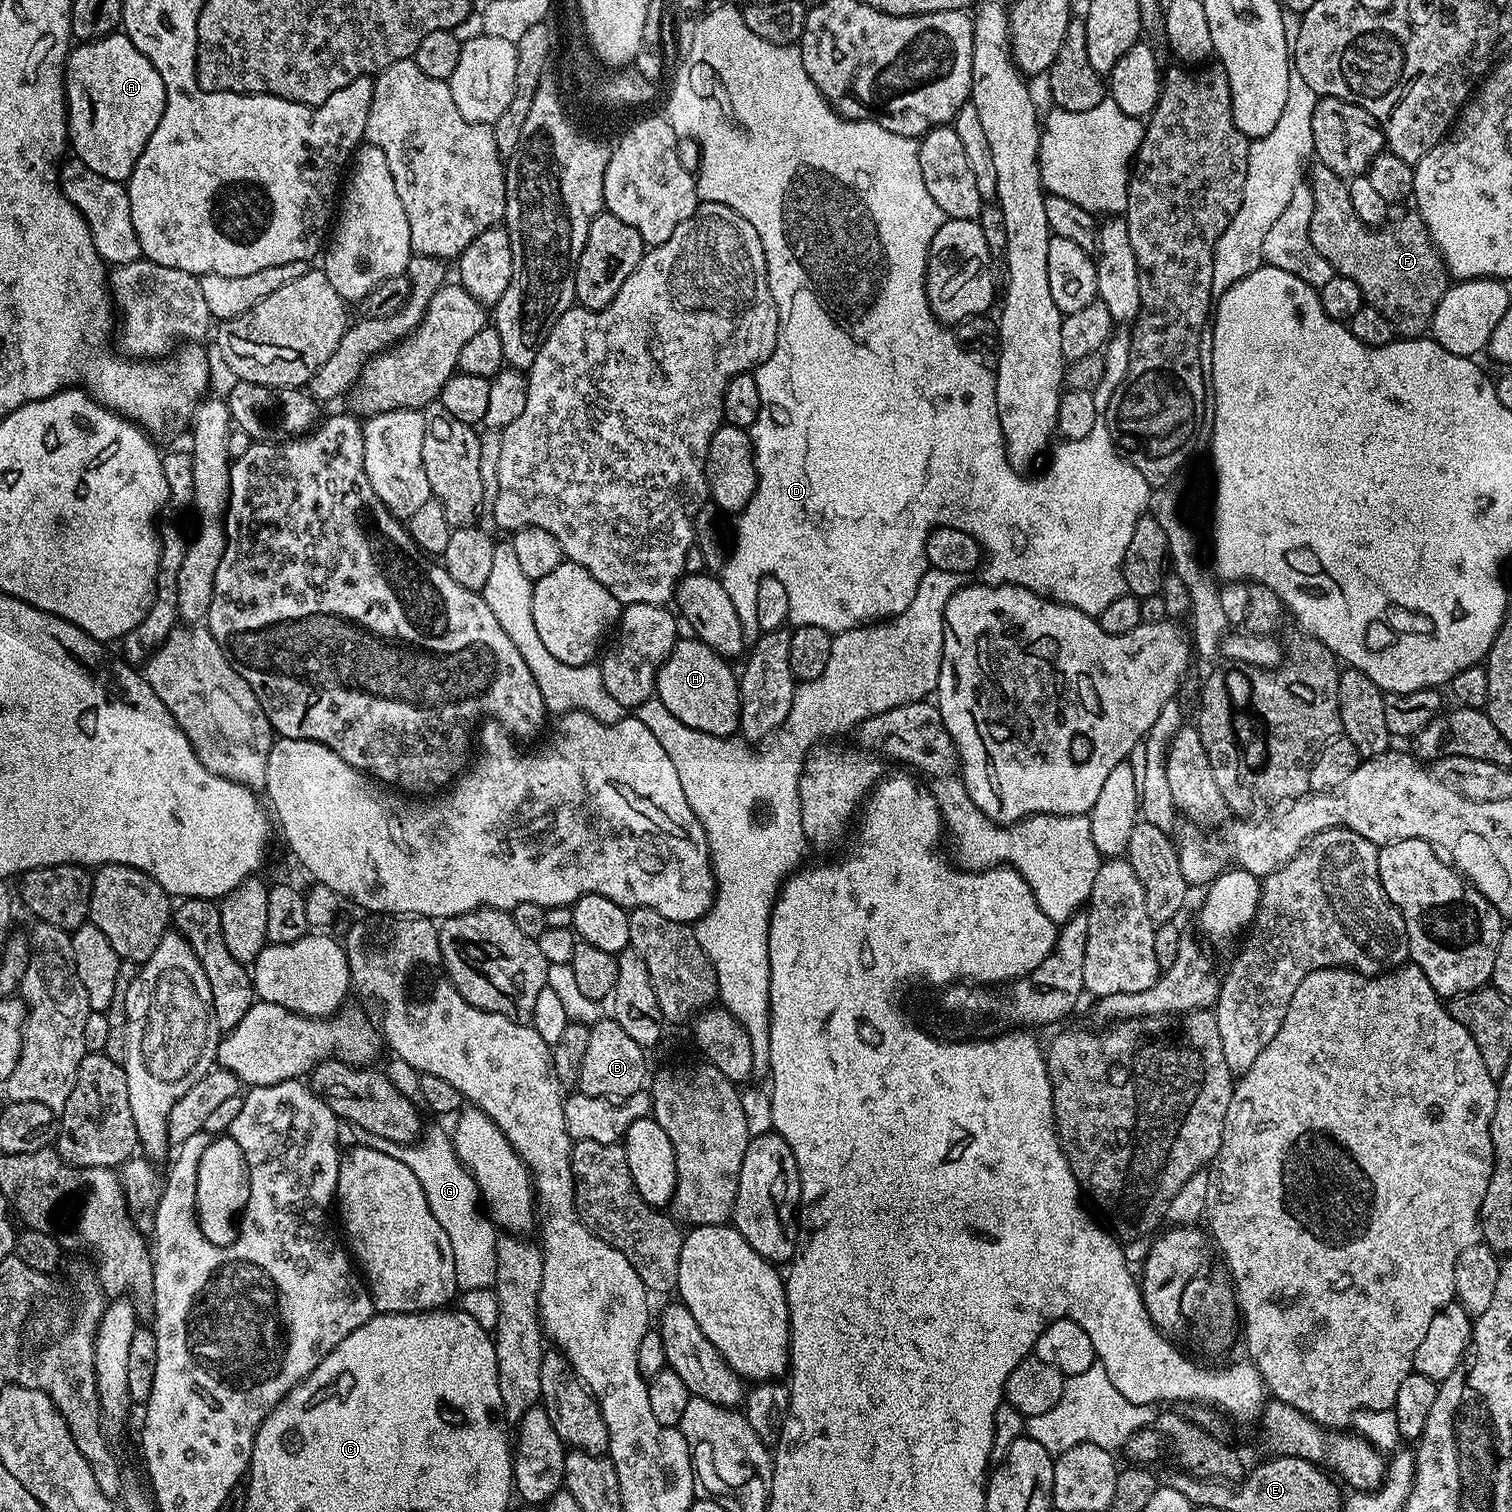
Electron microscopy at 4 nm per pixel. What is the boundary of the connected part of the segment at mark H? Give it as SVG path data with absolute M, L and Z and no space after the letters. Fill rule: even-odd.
M677 639L674 650L656 675L655 699L660 700L662 706L666 706L666 710L670 710L674 718L678 718L678 722L686 722L686 726L694 730L702 730L711 736L735 737L740 727L740 686L737 673L732 673L732 668L728 664L731 663L725 657L710 650L708 644L698 639Z

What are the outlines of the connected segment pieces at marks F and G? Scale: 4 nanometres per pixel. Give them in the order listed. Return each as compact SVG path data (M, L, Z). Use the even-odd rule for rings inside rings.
M1316 162L1311 165L1310 176L1312 172L1312 180L1310 179L1310 187L1314 194L1316 205L1314 206L1314 218L1310 218L1310 242L1314 246L1314 250L1318 250L1318 254L1322 254L1322 258L1326 258L1326 262L1330 262L1333 273L1337 276L1345 276L1350 278L1358 286L1358 290L1362 290L1364 295L1364 303L1374 306L1374 310L1378 310L1392 324L1392 331L1400 338L1420 338L1431 329L1432 319L1434 318L1434 310L1438 310L1438 302L1442 302L1442 298L1446 294L1446 290L1450 287L1450 277L1448 267L1444 265L1444 260L1440 253L1436 251L1436 247L1432 244L1432 239L1428 236L1428 231L1424 225L1424 219L1420 217L1420 213L1415 210L1409 210L1404 217L1401 218L1400 224L1385 223L1383 226L1373 226L1362 222L1362 218L1358 218L1358 214L1354 214L1354 205L1350 202L1350 190L1348 189L1348 180L1340 177L1332 170L1327 169L1322 163Z
M440 1128L423 1129L423 1133L415 1143L387 1145L386 1151L398 1162L406 1162L410 1170L414 1170L414 1178L418 1178L418 1186L422 1186L422 1194L426 1194L426 1206L430 1206L430 1214L438 1218L438 1226L446 1230L450 1238L450 1250L454 1250L454 1278L456 1287L460 1292L478 1290L479 1288L492 1288L496 1283L496 1241L498 1229L492 1223L492 1217L482 1207L480 1188L469 1175L467 1168L461 1164L452 1149L452 1142L447 1131Z

